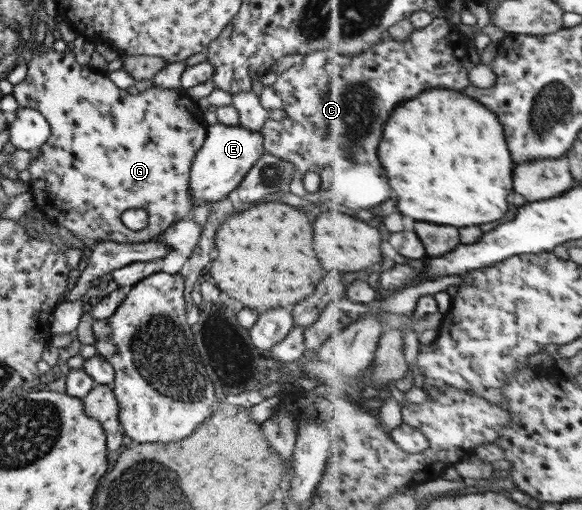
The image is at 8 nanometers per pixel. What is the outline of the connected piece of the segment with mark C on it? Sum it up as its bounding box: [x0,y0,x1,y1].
[259,17,471,210]

